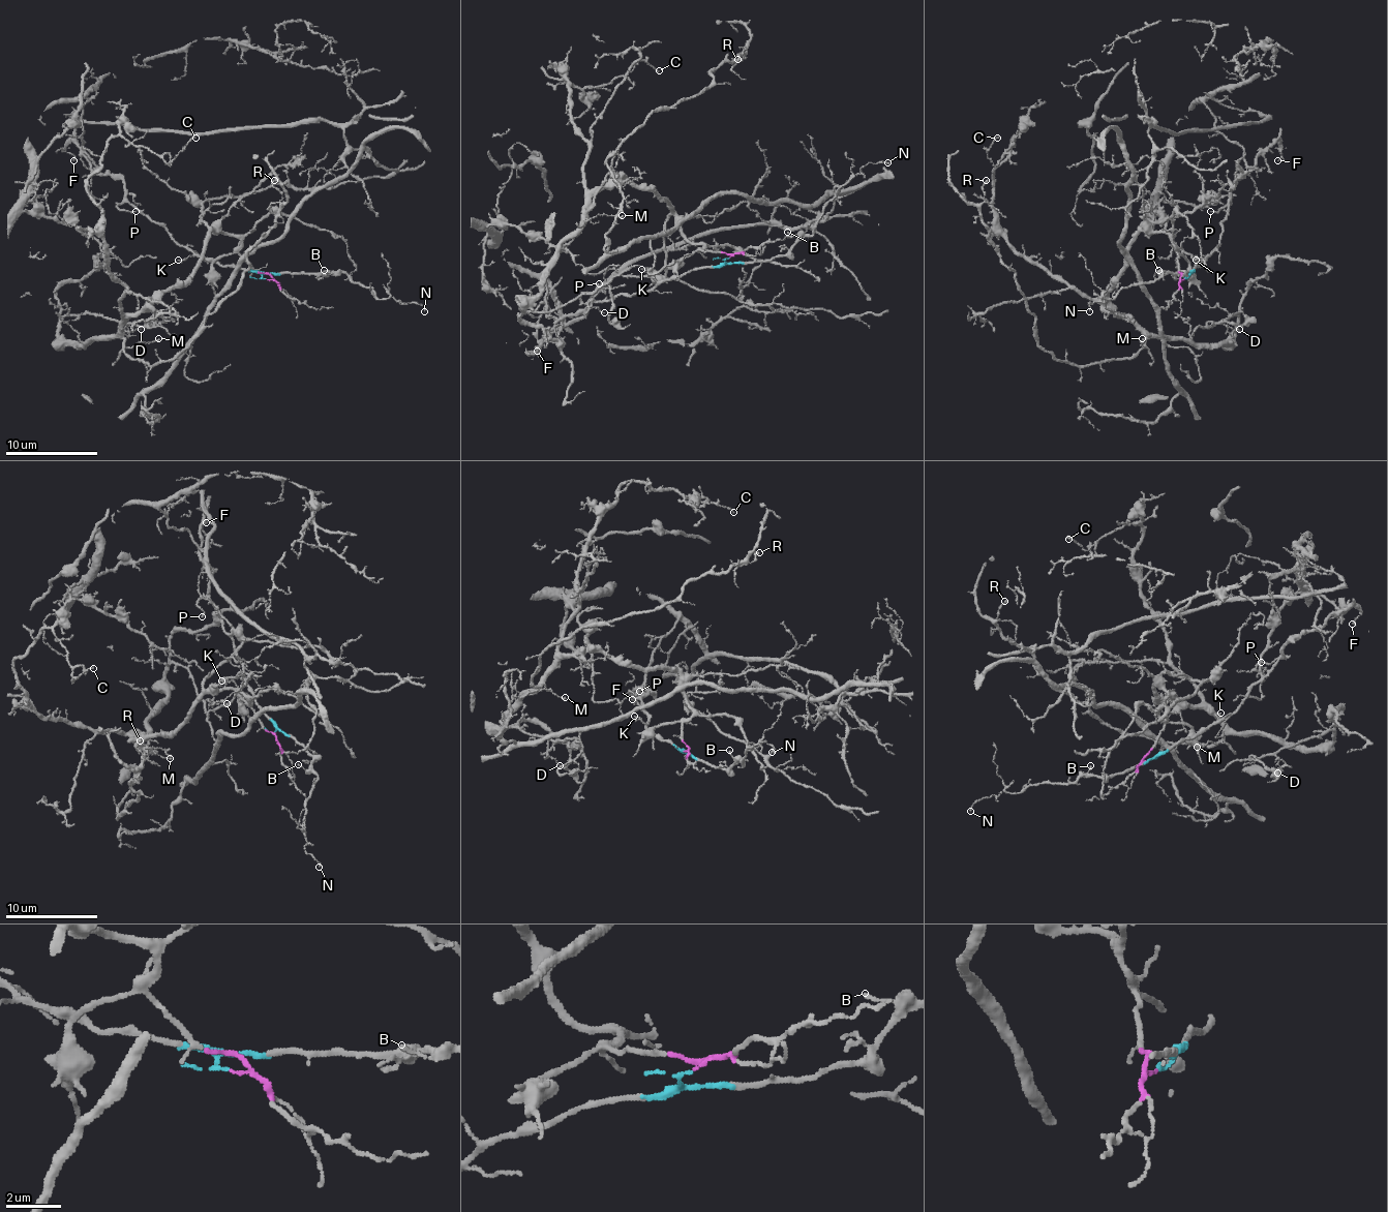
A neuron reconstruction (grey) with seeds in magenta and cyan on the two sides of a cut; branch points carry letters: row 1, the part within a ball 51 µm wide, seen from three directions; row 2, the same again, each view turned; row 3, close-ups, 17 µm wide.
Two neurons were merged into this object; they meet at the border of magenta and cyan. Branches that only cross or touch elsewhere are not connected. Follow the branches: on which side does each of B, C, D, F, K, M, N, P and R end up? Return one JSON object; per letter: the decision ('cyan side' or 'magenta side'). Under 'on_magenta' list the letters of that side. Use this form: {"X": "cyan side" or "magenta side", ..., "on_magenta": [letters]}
{"B": "cyan side", "C": "magenta side", "D": "magenta side", "F": "cyan side", "K": "cyan side", "M": "magenta side", "N": "cyan side", "P": "cyan side", "R": "magenta side", "on_magenta": ["C", "D", "M", "R"]}

